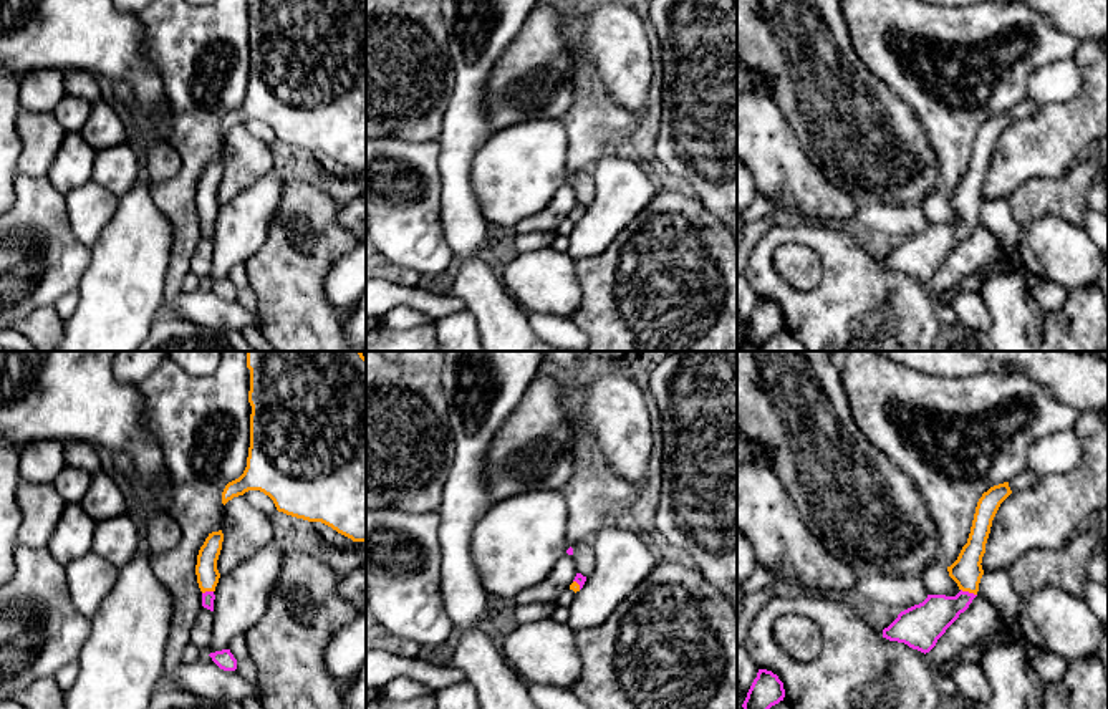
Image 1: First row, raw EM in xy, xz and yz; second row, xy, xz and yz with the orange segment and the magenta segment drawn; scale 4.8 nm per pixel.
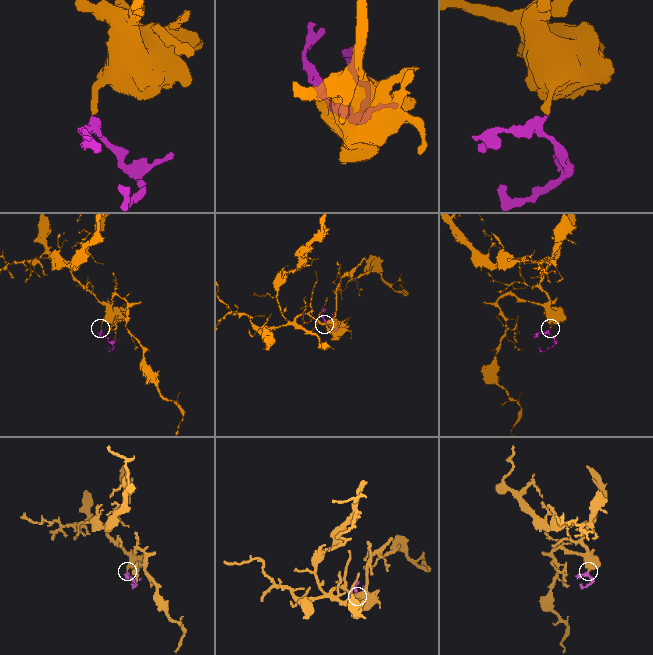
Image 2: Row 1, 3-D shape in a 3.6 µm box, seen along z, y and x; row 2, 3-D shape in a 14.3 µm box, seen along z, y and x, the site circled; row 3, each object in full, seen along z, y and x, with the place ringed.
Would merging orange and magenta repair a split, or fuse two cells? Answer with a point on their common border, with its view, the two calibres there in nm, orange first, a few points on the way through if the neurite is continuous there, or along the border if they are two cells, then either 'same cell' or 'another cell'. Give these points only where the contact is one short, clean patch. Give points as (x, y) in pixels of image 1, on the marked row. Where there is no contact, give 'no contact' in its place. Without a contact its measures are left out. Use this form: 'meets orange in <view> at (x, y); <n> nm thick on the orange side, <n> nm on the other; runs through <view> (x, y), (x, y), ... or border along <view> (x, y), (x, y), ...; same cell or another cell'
meets orange in yz at (969, 592); 150 nm thick on the orange side, 190 nm on the other; runs through yz (966, 570), (969, 592), (928, 622); same cell

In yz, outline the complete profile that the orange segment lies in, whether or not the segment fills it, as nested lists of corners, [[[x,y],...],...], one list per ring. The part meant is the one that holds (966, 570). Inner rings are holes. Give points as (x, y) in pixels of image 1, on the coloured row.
[[[1009,482],[990,487],[977,502],[971,533],[967,543],[962,547],[957,560],[947,567],[949,576],[957,583],[959,593],[956,596],[927,595],[927,598],[898,615],[898,618],[883,629],[883,638],[889,641],[904,643],[921,653],[929,653],[946,629],[964,613],[972,600],[977,596],[979,583],[984,575],[982,557],[985,553],[985,543],[990,533],[992,520],[1000,504],[1012,494]]]

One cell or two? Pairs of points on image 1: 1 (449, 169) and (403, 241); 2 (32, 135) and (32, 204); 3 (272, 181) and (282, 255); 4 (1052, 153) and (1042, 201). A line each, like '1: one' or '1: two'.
1: two
2: two
3: two
4: two

